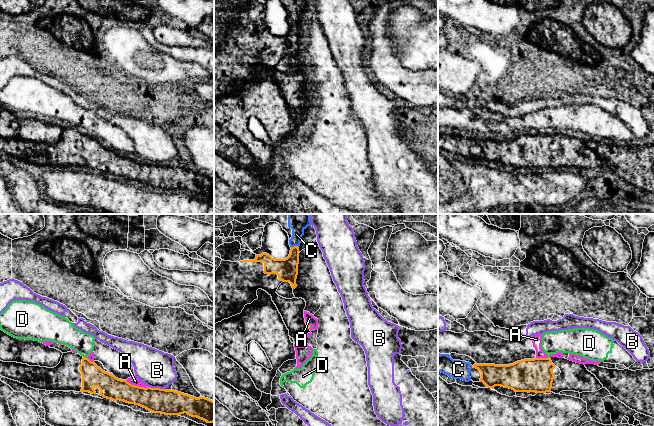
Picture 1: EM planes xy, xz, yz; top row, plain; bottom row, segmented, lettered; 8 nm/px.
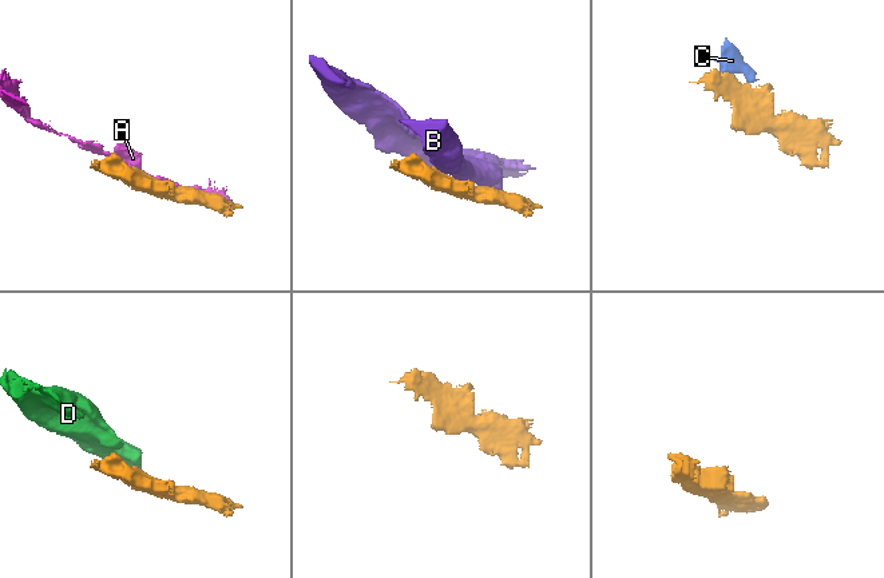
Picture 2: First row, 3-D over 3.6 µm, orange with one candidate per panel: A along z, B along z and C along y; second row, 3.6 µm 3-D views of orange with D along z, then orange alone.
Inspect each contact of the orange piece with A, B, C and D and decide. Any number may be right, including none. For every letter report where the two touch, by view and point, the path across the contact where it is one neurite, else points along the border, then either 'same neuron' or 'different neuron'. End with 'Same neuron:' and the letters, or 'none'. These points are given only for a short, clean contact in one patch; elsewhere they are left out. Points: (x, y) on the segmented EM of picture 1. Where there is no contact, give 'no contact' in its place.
A: contact xy (136, 386); different neuron
B: contact xy (157, 388); different neuron
C: contact xz (294, 246); same neuron
D: contact xy (85, 357); border xy (83, 356), (86, 358); different neuron
Same neuron: C

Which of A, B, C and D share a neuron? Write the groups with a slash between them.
A D / B / C

